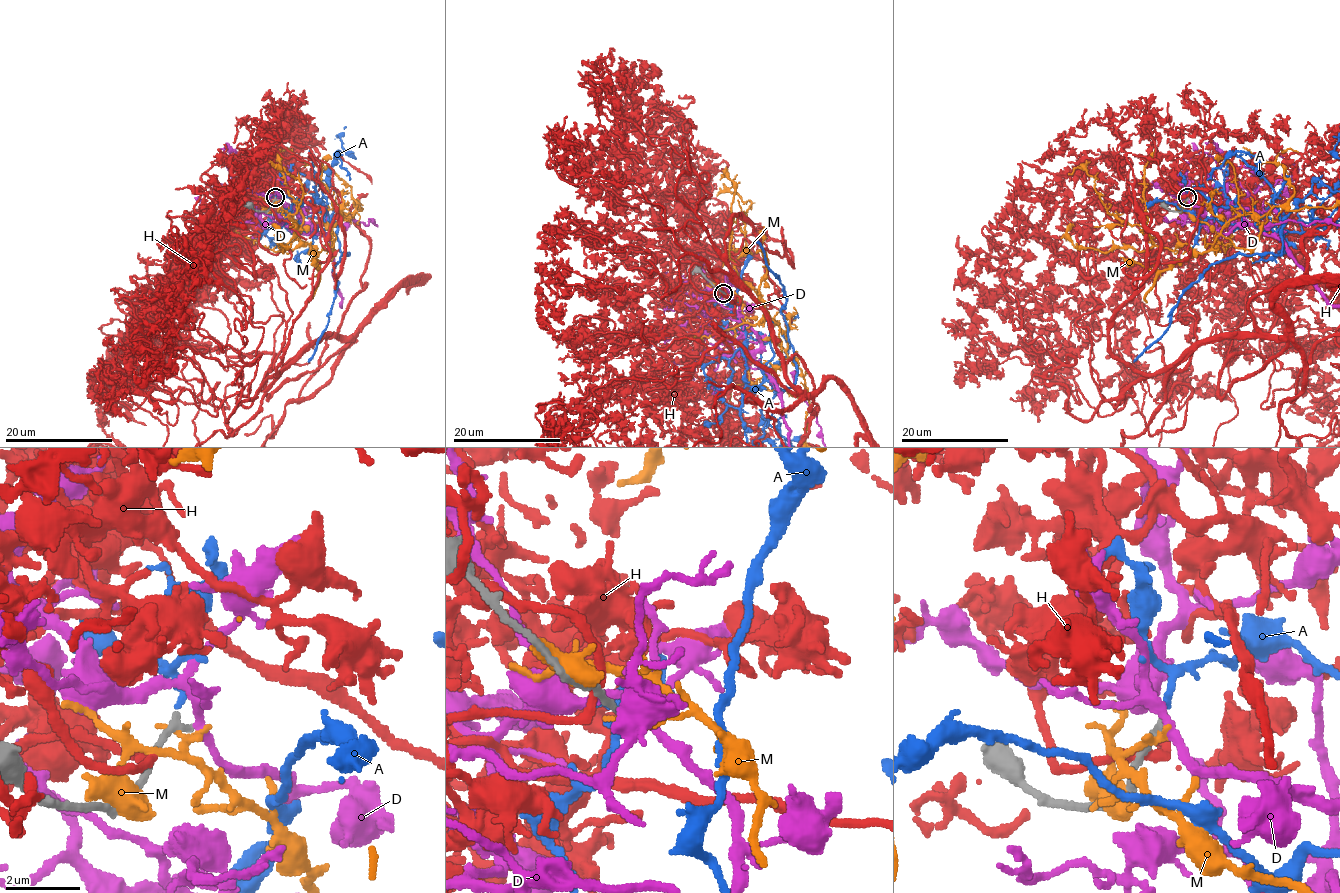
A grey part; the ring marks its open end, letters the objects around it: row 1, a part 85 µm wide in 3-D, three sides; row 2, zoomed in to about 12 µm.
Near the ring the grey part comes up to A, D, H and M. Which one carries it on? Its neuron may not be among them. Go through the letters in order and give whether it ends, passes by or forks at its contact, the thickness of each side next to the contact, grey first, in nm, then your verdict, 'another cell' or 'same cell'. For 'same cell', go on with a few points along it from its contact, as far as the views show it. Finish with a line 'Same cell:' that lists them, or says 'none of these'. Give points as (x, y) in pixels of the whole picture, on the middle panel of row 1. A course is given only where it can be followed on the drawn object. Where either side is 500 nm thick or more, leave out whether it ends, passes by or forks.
A: it ends there; 200 nm thick on the grey side, 170 nm on the other; same cell
D: it forks there; 200 nm thick on the grey side, 200 nm on the other; another cell
H: it passes by; 170 nm thick on the grey side, 260 nm on the other; another cell
M: it ends there; 220 nm thick on the grey side, 240 nm on the other; another cell
Same cell: A

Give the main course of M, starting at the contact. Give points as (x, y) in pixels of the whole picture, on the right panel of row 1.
M: (1186, 200), (1219, 243), (1207, 251), (1231, 220), (1263, 216), (1294, 193), (1275, 157), (1279, 149), (1298, 153)

